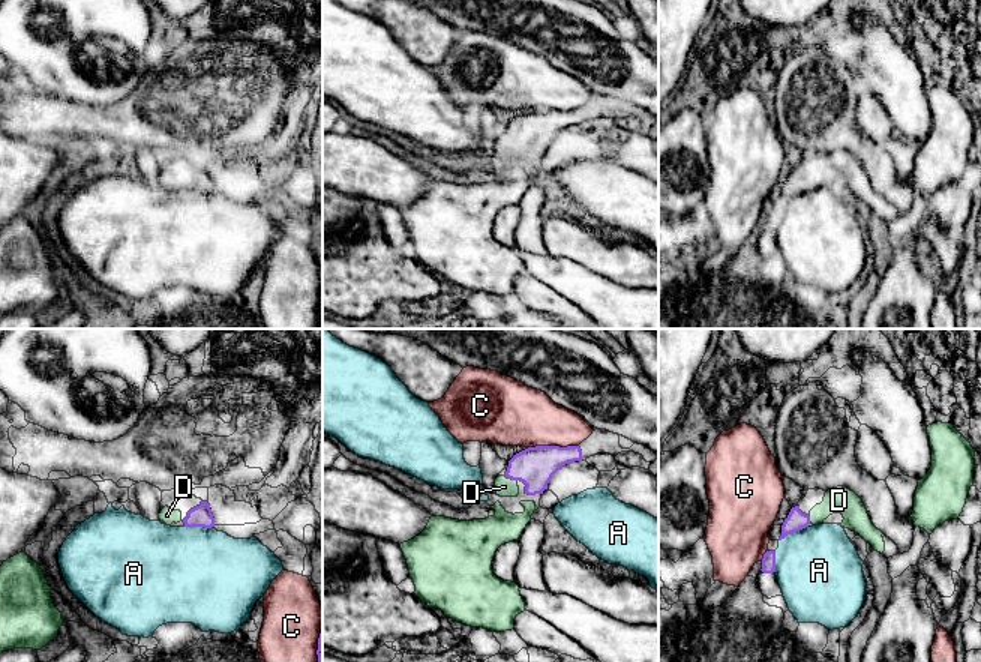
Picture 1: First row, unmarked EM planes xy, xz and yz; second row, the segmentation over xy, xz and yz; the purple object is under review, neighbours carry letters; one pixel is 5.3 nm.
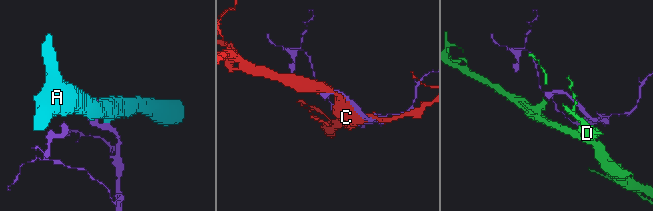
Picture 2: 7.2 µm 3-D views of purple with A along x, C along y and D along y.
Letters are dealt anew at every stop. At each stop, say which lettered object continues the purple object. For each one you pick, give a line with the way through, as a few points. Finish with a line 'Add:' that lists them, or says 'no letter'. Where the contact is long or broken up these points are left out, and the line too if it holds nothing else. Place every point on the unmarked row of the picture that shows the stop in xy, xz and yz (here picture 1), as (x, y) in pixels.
D: way xz (536, 129), (527, 129), (513, 143), (504, 150)
Add: D

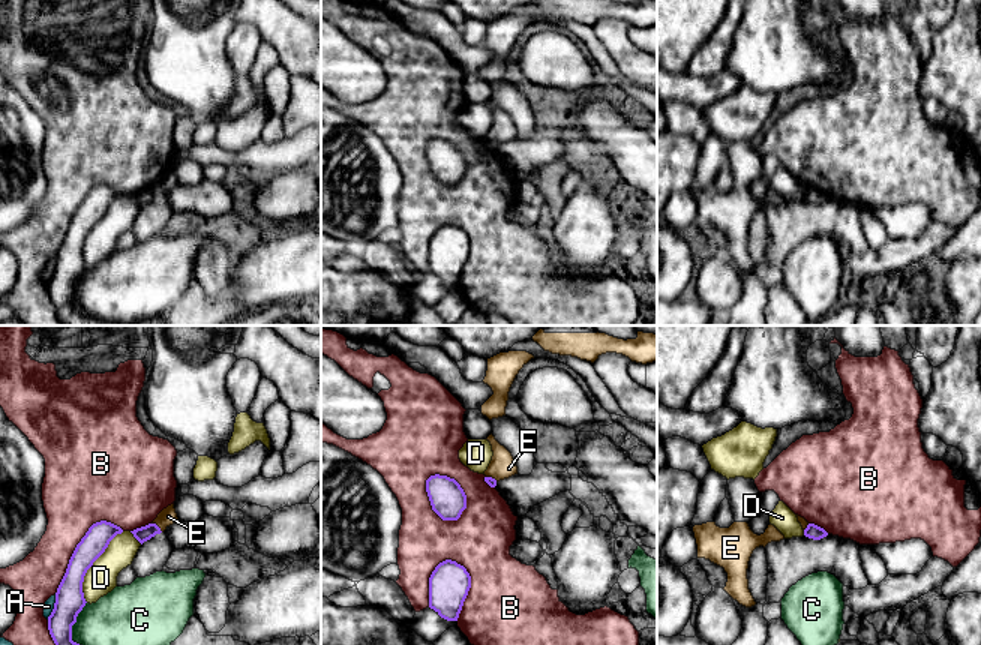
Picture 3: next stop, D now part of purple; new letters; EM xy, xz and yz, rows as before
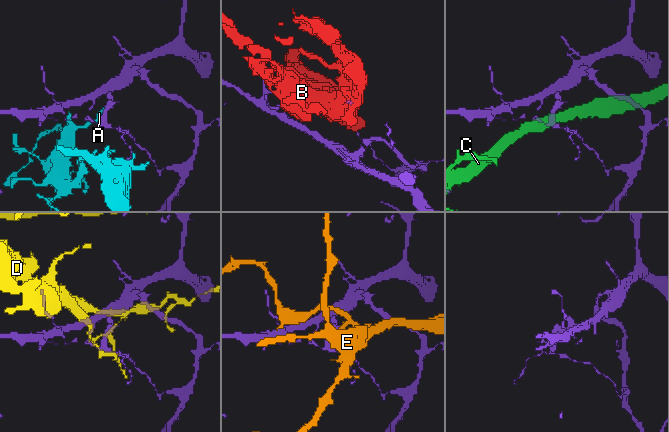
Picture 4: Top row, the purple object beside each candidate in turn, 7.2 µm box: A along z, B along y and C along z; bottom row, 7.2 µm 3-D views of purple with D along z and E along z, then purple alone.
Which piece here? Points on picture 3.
Add: no letter

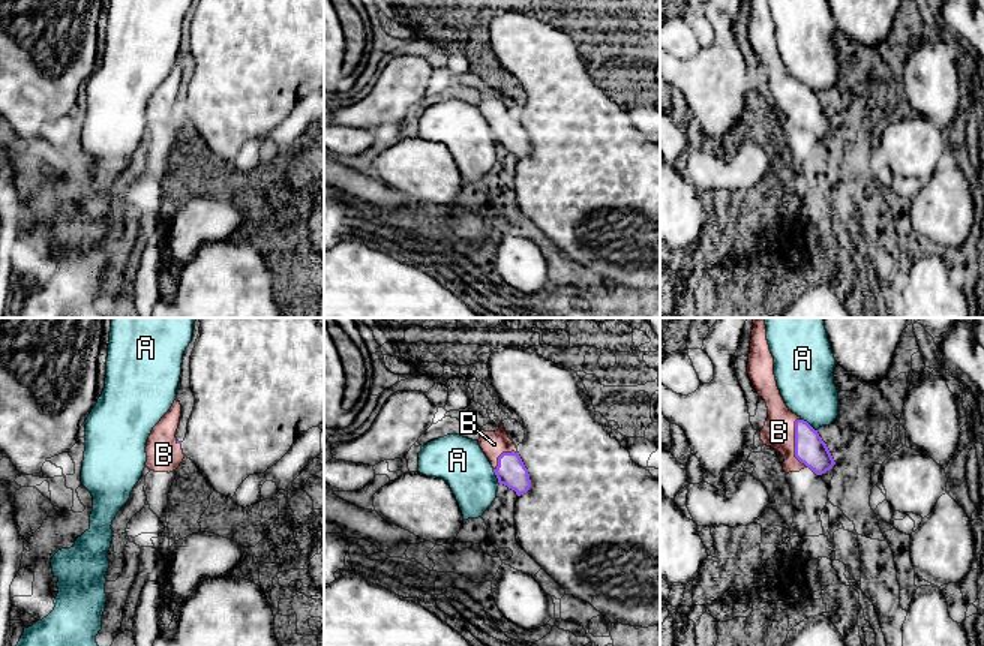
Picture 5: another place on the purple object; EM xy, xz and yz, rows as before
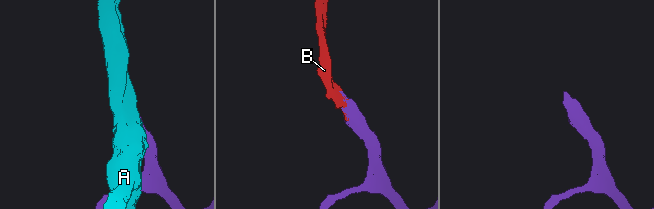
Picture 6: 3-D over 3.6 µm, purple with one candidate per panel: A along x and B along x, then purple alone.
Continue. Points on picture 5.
Add: B

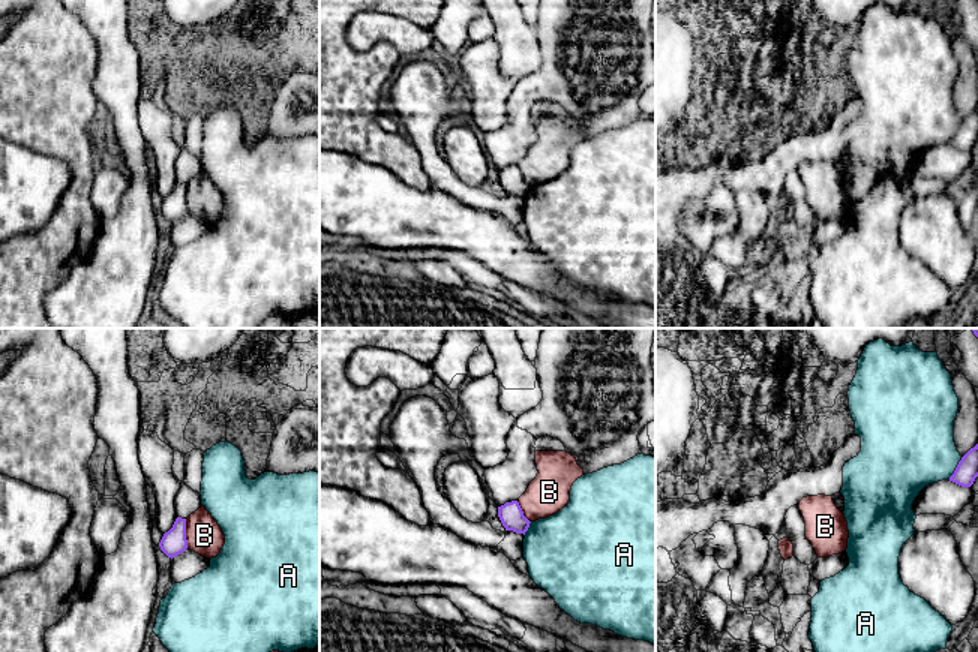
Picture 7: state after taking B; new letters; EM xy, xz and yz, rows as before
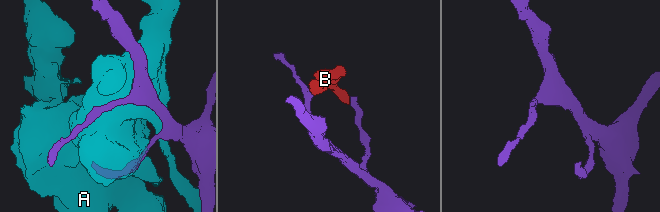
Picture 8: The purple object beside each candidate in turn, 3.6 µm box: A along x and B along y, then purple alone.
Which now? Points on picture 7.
Add: no letter

